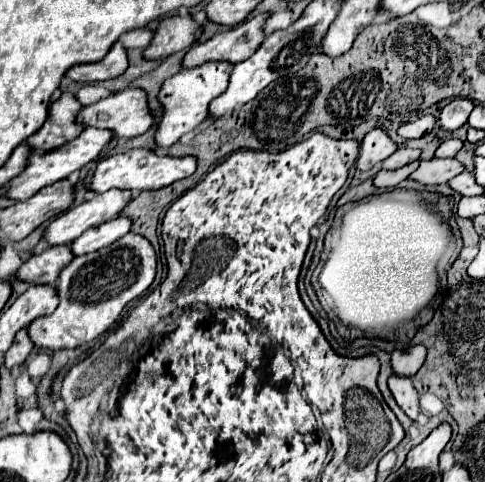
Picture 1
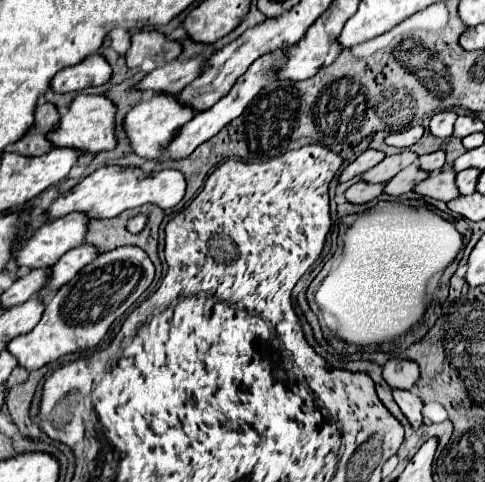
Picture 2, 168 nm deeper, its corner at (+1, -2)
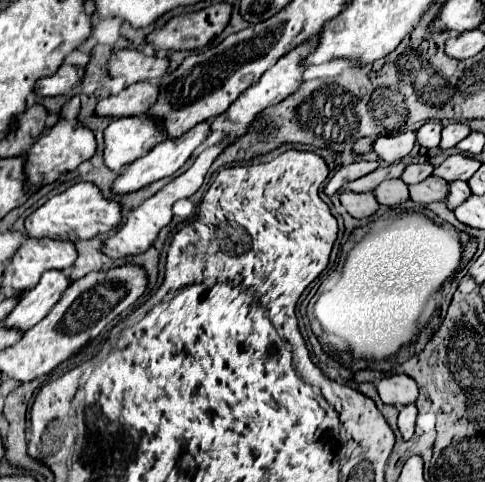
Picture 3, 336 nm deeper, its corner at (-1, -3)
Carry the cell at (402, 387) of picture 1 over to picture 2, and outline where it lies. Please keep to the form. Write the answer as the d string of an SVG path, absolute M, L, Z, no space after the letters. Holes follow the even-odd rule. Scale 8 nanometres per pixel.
M393 391L393 397L403 415L409 419L411 427L417 431L421 427L421 399L413 391Z

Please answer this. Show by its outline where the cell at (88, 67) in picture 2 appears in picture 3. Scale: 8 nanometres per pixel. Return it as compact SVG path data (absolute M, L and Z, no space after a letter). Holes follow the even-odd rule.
M63 64L53 76L41 78L35 84L35 92L41 96L61 96L69 94L83 80L83 72L73 64Z

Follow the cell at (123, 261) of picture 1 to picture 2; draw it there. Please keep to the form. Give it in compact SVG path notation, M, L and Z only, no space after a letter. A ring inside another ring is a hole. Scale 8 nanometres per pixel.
M127 245L99 255L83 267L73 281L55 293L55 297L45 305L45 313L35 329L15 337L7 345L7 351L17 359L19 367L35 371L63 355L79 351L81 347L95 347L105 337L111 323L121 317L151 285L153 277L155 267L139 247Z

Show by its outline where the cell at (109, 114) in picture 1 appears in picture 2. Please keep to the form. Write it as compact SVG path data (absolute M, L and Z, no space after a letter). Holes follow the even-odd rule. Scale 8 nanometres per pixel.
M77 95L69 111L59 119L57 127L49 131L49 141L53 147L69 147L77 149L81 153L99 153L115 147L115 137L113 137L113 125L115 125L115 105L103 97L103 95Z

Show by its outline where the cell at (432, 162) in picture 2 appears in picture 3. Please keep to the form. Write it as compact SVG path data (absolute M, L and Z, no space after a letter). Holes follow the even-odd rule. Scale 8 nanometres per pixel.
M423 162L423 164L409 164L405 168L405 172L401 174L401 180L405 180L405 184L419 184L425 178L429 178L433 174L433 164Z

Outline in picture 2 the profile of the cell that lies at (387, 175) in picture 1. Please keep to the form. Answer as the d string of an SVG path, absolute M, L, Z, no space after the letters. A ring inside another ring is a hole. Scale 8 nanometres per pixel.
M357 181L353 183L347 191L345 191L345 199L353 205L363 205L363 203L369 203L373 201L375 197L379 197L383 193L383 183L363 183L363 181Z

